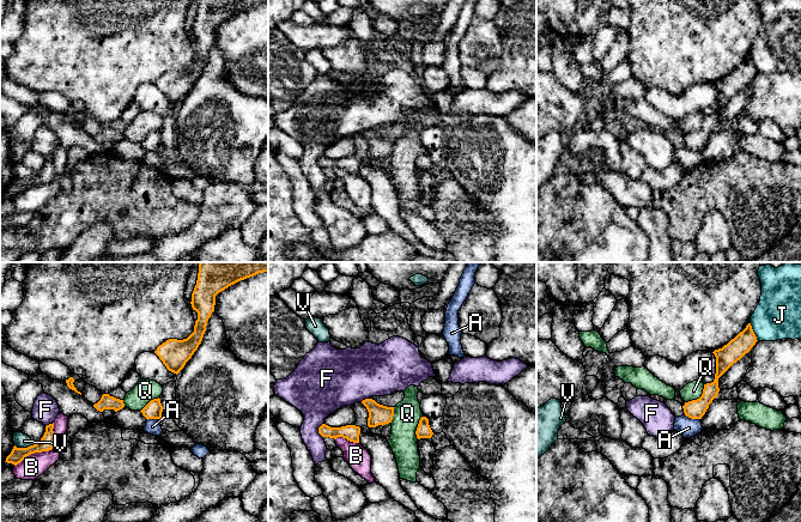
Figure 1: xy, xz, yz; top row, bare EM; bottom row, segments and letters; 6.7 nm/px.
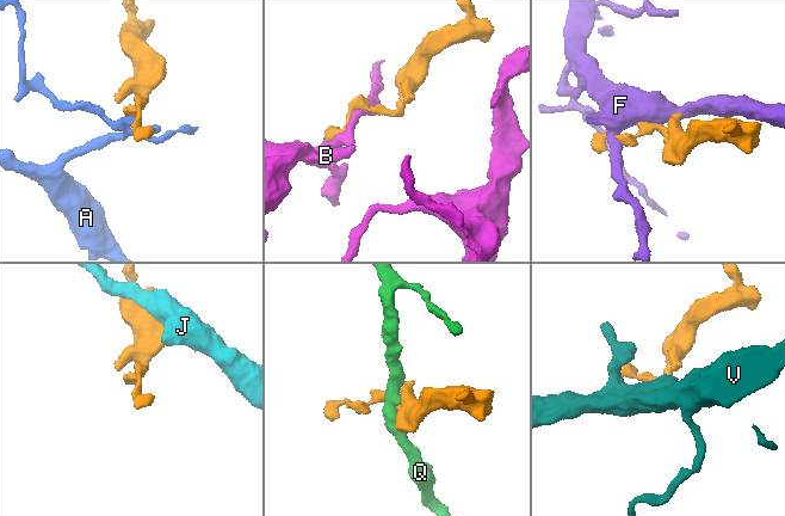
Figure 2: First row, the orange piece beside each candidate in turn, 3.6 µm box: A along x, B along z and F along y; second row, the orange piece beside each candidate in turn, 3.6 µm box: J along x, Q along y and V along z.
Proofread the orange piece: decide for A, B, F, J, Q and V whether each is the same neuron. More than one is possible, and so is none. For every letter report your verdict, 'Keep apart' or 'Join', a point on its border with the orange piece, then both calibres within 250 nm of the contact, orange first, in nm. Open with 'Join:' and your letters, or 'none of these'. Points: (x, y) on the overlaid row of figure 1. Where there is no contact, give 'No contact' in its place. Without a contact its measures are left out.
Join: none of these
A: Keep apart. Touches orange at yz (692, 418). Thickness 130 nm (orange) against 130 nm
B: Keep apart. Touches orange at xy (46, 450). Thickness 100 nm (orange) against 160 nm
F: Keep apart. Touches orange at xz (319, 430). Thickness 110 nm (orange) against 320 nm
J: Keep apart. Touches orange at yz (753, 332). Thickness 140 nm (orange) against 320 nm
Q: Keep apart. Touches orange at yz (699, 398). Thickness 130 nm (orange) against 120 nm
V: Keep apart. Touches orange at xy (25, 448). Thickness 100 nm (orange) against 100 nm

